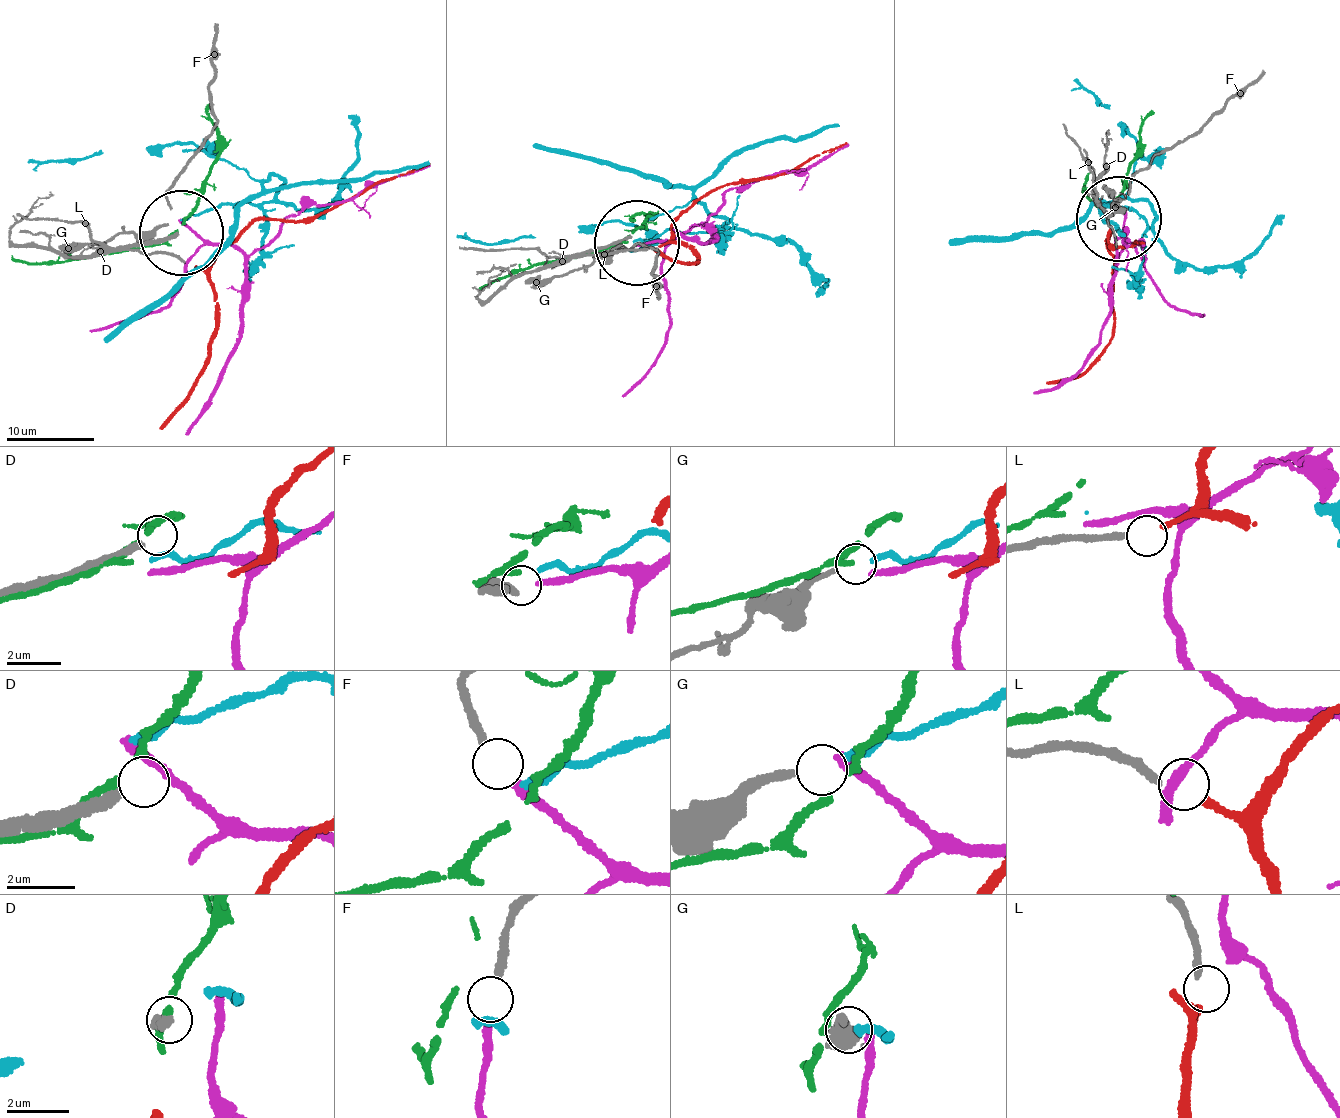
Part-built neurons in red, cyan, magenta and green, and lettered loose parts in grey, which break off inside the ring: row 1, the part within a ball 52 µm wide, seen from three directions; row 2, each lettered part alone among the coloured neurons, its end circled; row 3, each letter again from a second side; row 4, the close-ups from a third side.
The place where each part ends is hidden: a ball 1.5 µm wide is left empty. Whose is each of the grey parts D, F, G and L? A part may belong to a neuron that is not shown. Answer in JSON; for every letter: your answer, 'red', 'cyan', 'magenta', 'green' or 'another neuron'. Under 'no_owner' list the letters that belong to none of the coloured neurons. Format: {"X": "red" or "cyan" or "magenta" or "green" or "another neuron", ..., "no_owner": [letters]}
{"D": "another neuron", "F": "magenta", "G": "cyan", "L": "red", "no_owner": ["D"]}

